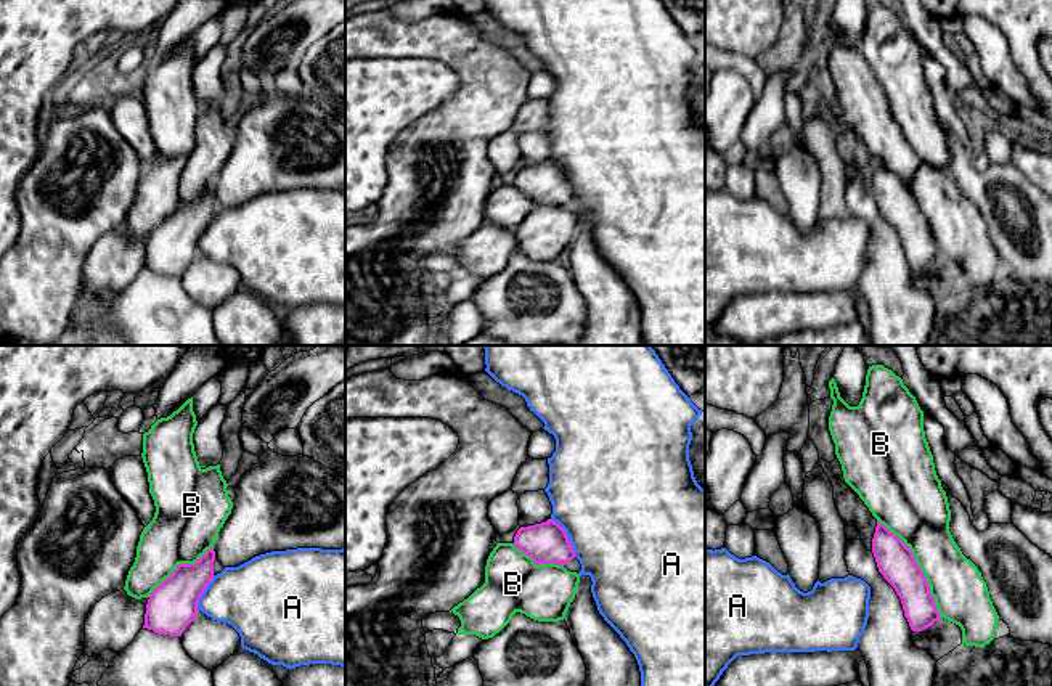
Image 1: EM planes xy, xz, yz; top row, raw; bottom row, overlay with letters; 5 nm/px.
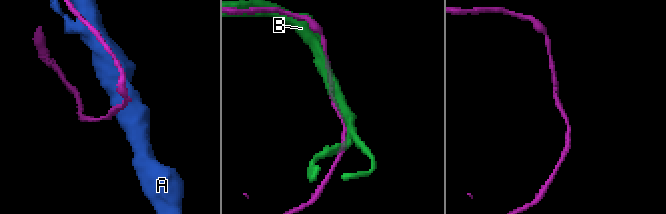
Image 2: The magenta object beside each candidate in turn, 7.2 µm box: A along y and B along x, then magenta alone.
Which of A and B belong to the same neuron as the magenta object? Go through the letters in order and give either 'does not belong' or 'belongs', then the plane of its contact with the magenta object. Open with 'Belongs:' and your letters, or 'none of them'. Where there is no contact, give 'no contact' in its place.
Belongs: B
A: does not belong | xz
B: belongs | yz

